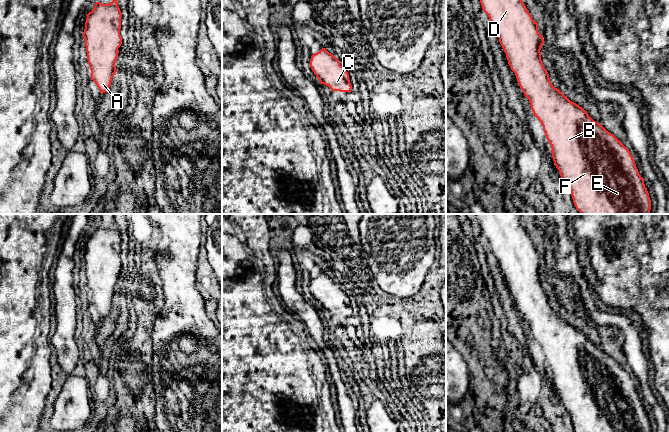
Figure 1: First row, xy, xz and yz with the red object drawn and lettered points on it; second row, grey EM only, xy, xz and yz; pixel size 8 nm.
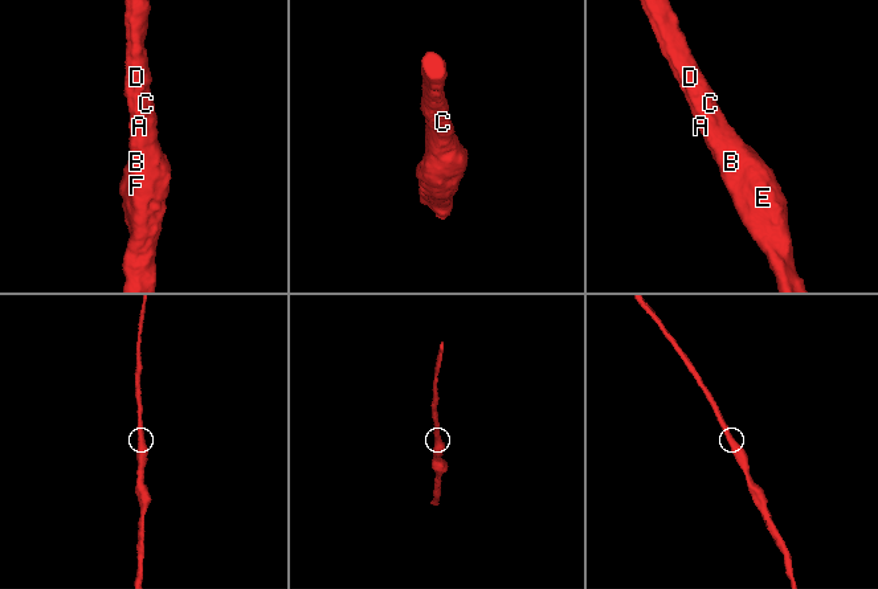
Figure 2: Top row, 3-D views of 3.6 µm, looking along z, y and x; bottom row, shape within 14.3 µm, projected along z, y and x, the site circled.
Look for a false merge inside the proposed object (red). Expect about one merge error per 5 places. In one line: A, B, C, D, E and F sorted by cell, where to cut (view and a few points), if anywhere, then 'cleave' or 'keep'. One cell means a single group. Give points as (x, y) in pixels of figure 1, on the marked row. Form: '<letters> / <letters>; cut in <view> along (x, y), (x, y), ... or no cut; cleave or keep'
A B C D E F; no cut; keep

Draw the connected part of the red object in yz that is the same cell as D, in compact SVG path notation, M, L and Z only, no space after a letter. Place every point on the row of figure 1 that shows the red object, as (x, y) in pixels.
M480 0L480 3L499 38L520 88L529 100L533 114L543 126L546 139L552 147L554 165L570 189L576 209L581 214L650 214L649 193L630 151L600 123L594 121L582 107L570 101L550 82L549 74L541 60L543 36L538 32L538 23L532 19L522 0Z

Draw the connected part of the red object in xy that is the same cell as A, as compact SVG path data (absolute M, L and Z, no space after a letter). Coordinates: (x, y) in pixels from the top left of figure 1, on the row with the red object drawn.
M117 0L109 4L96 2L87 14L83 37L91 79L103 94L109 90L115 75L118 48L122 44L120 36L122 13Z

